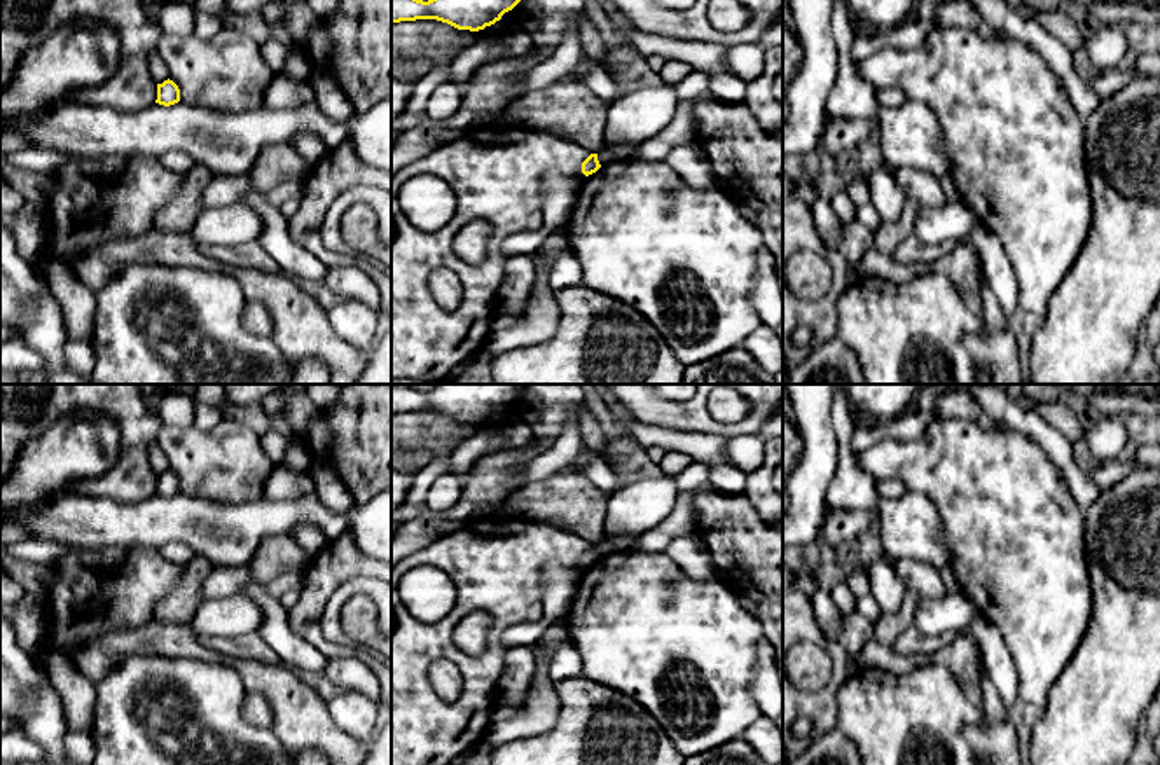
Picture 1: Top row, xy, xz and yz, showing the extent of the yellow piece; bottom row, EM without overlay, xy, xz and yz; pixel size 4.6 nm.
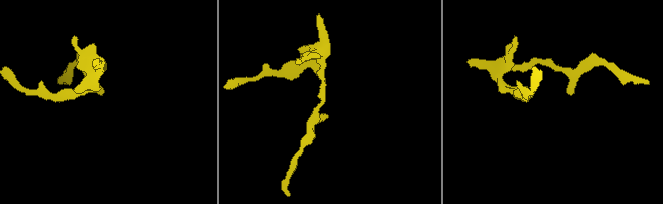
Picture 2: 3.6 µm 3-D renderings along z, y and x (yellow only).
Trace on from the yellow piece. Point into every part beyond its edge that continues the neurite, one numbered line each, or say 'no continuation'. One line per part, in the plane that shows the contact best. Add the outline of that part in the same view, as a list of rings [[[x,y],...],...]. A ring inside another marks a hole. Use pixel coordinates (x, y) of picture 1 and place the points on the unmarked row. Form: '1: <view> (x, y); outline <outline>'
no continuation

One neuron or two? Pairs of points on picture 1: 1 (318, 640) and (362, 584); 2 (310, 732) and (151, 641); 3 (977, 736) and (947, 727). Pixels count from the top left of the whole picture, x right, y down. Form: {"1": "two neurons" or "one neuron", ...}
{"1": "two neurons", "2": "one neuron", "3": "two neurons"}

